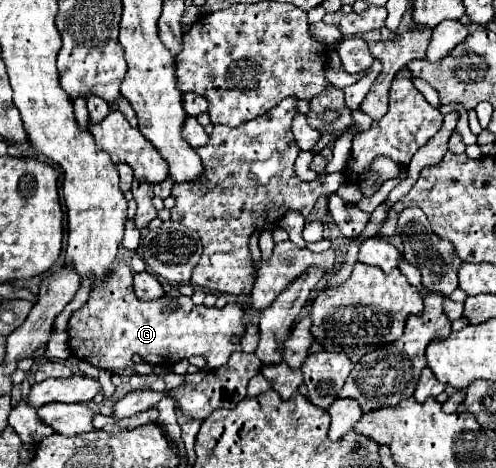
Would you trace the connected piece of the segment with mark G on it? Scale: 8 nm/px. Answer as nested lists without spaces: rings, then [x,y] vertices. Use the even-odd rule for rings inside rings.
[[[117,263],[99,287],[91,285],[87,303],[71,315],[69,347],[81,361],[113,373],[125,373],[131,367],[133,355],[141,355],[143,361],[161,367],[201,355],[209,369],[217,369],[229,361],[231,353],[241,349],[241,343],[233,343],[231,339],[247,331],[245,303],[227,303],[223,309],[195,305],[191,297],[181,295],[177,289],[157,301],[139,301],[133,293],[131,279],[129,265]]]

